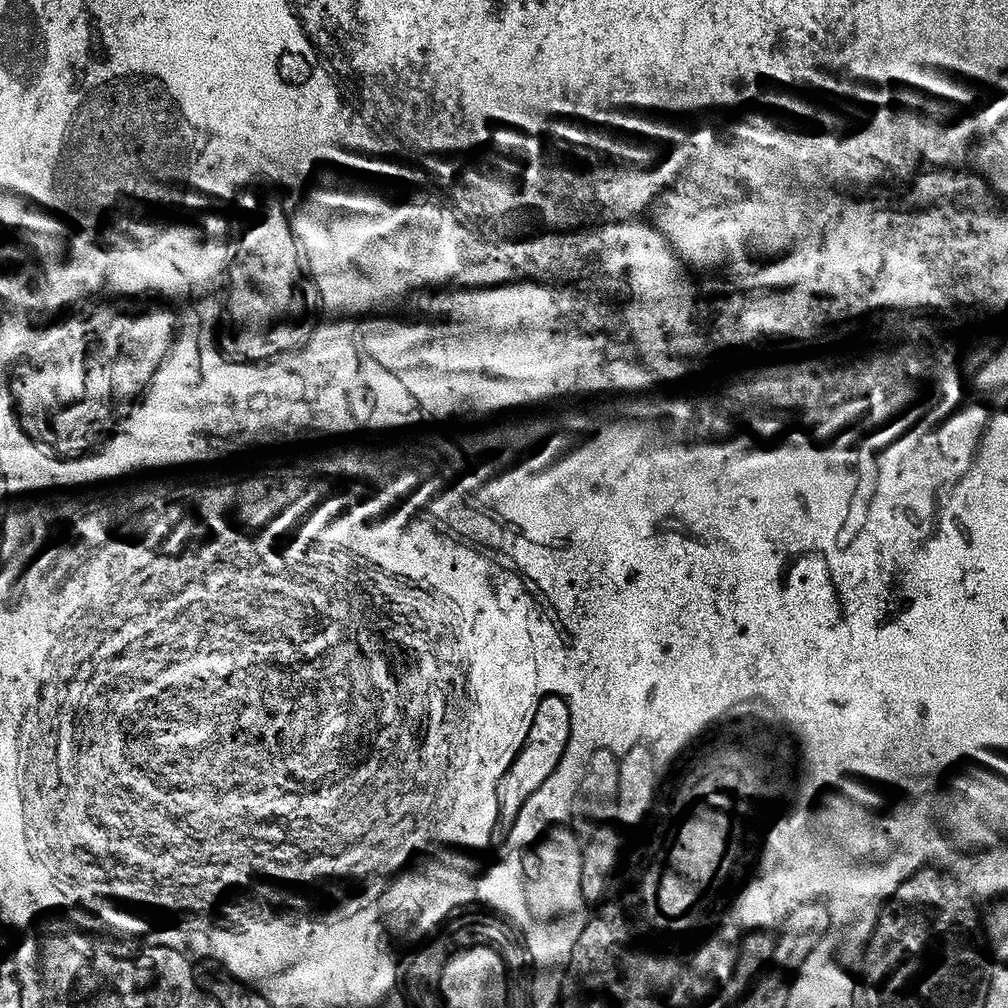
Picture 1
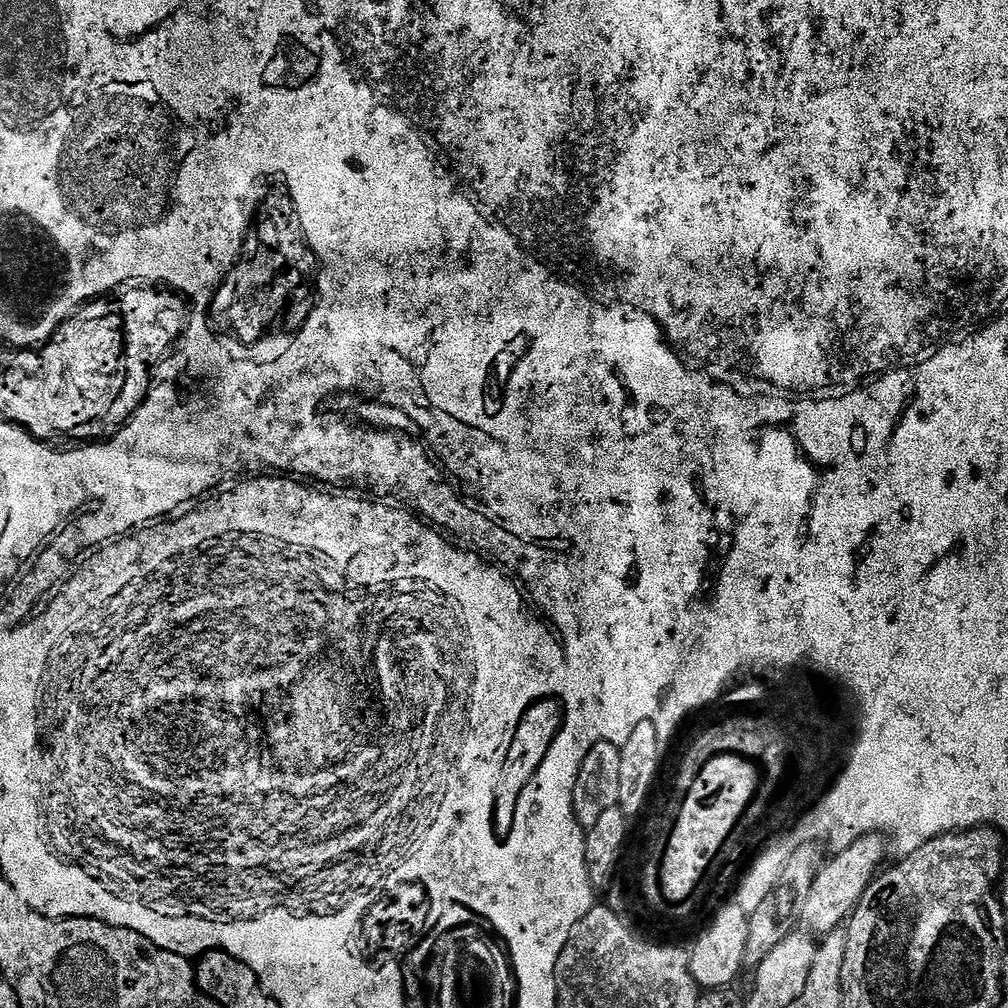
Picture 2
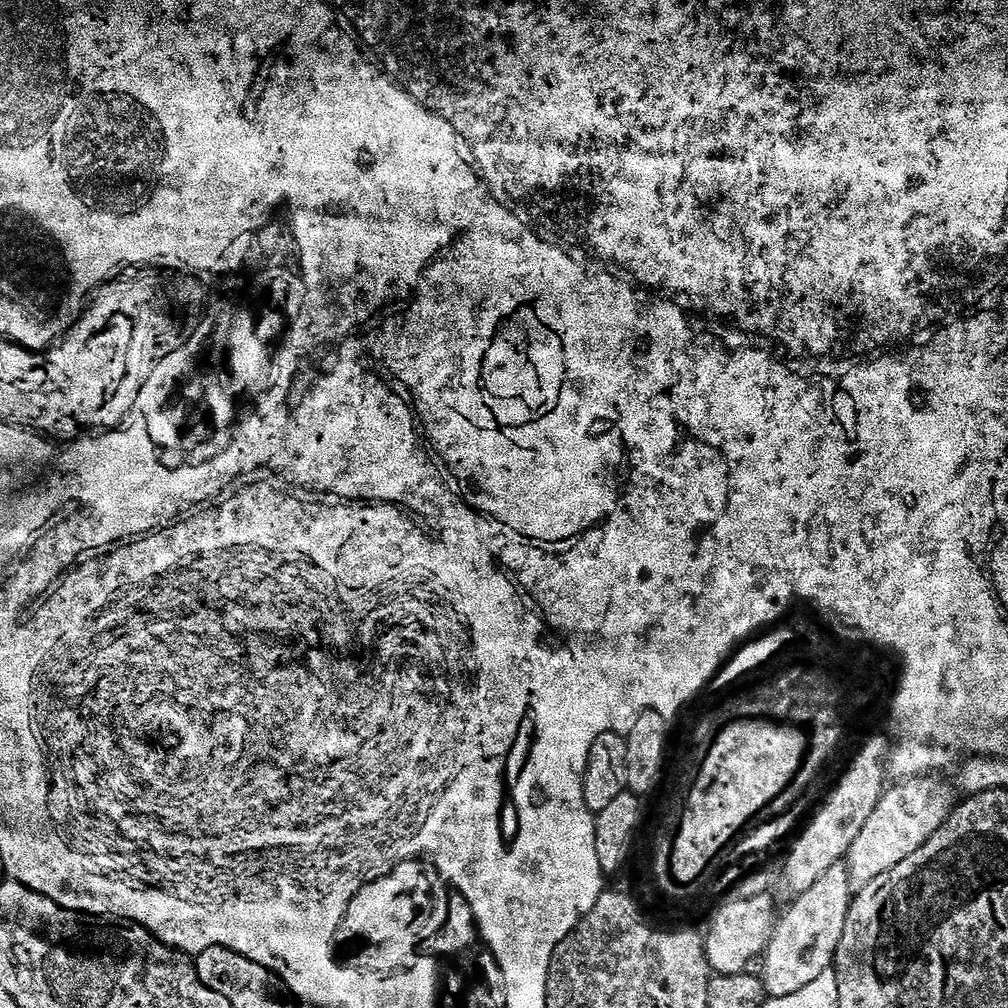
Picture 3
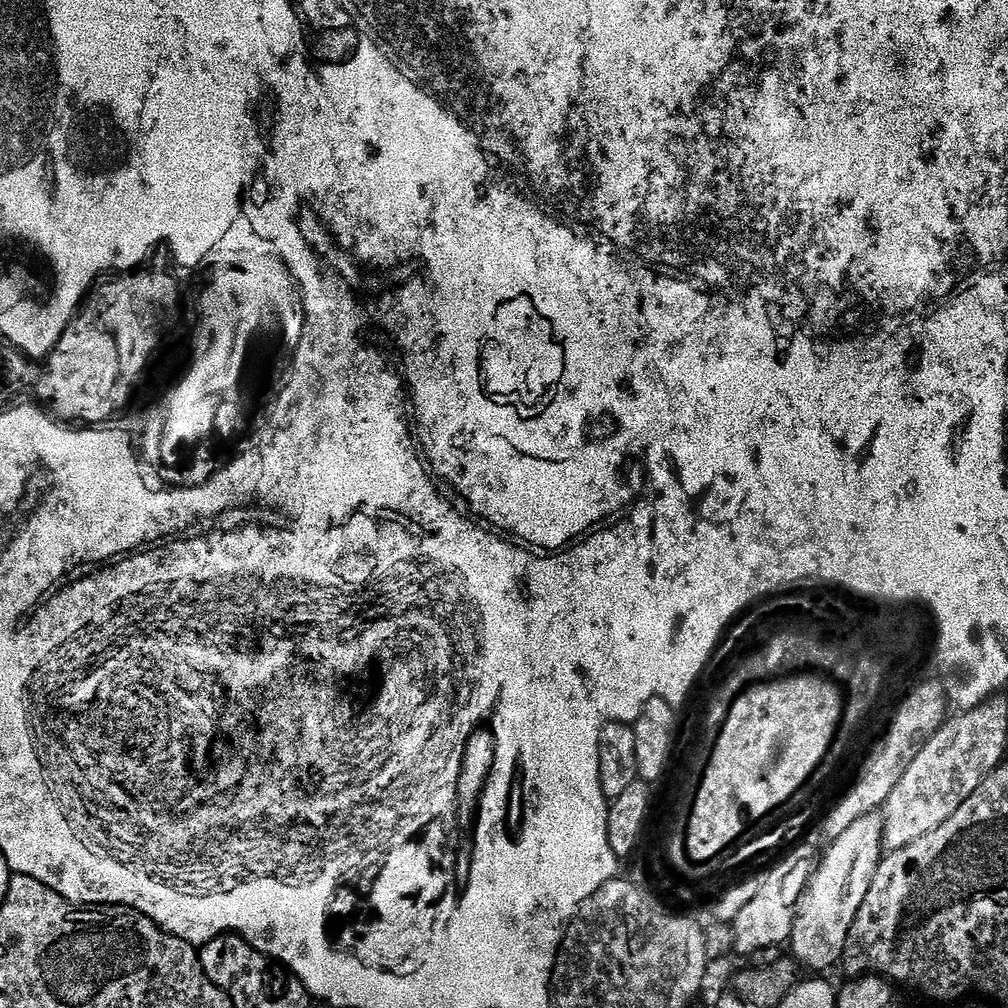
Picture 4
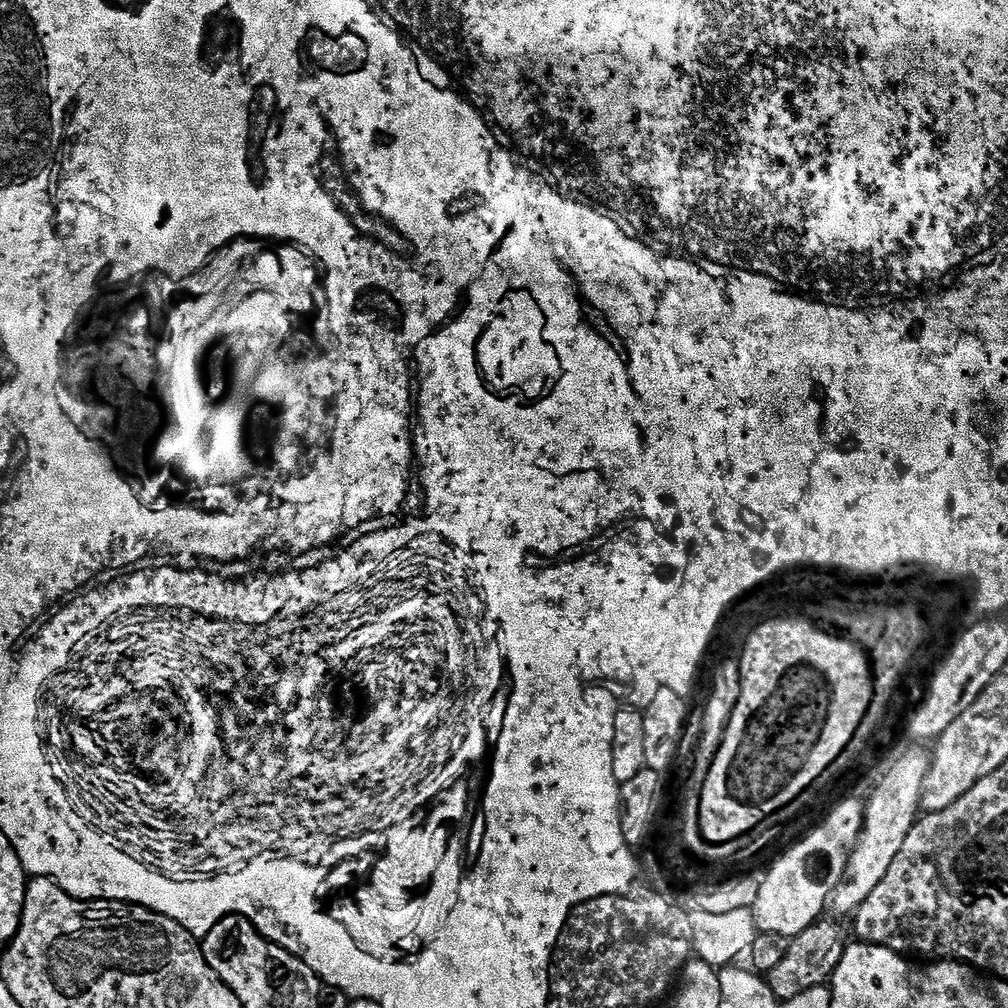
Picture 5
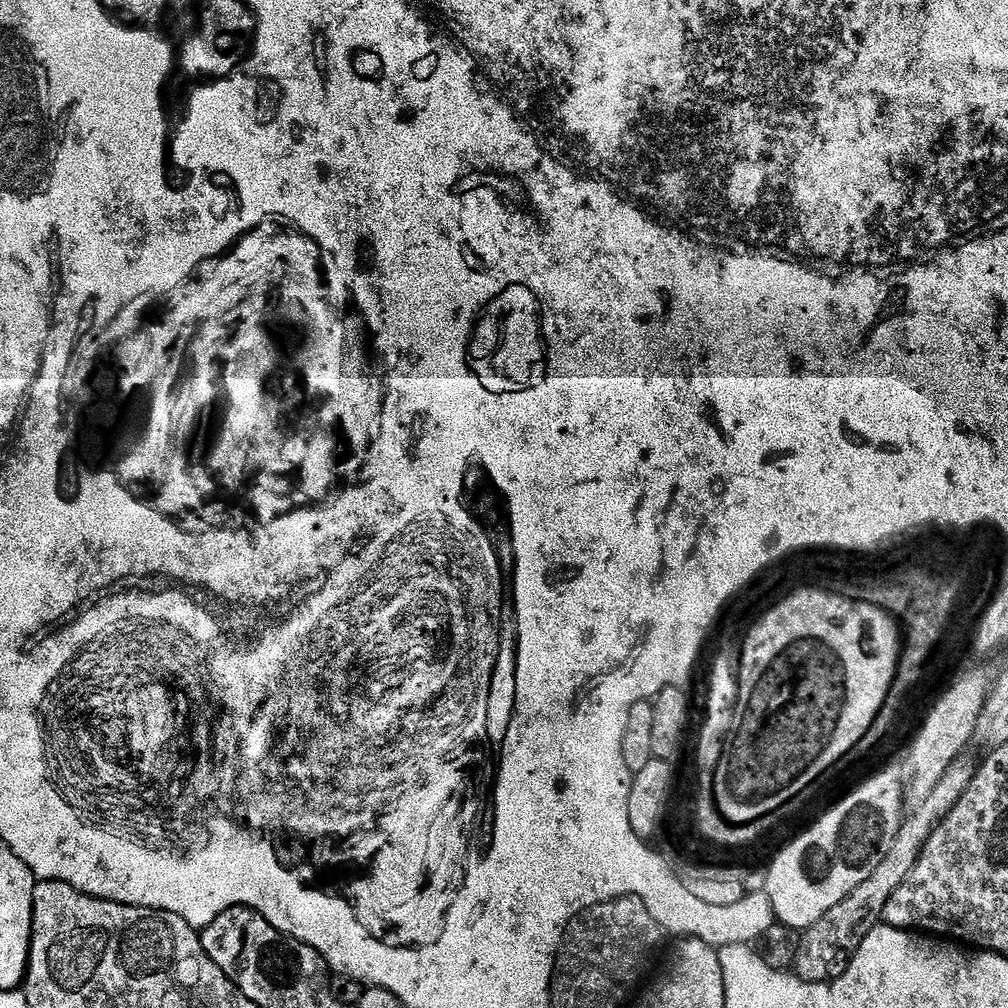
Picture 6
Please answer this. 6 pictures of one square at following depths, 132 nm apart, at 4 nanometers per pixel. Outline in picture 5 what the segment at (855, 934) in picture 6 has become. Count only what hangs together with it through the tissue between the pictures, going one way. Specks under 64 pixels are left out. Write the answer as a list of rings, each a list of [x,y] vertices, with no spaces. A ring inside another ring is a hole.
[[[821,918],[802,930],[802,934],[791,937],[786,956],[772,972],[767,973],[768,984],[780,1000],[798,998],[798,994],[806,990],[825,987],[838,970],[838,962],[842,962],[842,954],[848,949],[850,937],[847,930],[839,924],[839,919],[828,919]]]

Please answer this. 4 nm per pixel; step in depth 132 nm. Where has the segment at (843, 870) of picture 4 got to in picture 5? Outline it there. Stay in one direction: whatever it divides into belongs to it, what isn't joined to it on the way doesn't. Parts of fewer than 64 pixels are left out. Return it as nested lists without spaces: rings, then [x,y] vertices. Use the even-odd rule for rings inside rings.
[[[913,748],[906,750],[905,755],[893,759],[887,767],[887,774],[873,792],[866,806],[864,826],[859,842],[848,859],[845,879],[840,880],[835,888],[830,904],[835,915],[853,915],[862,902],[870,896],[872,890],[886,876],[890,863],[898,856],[899,850],[906,842],[906,836],[918,819],[921,794],[924,792],[926,774],[932,767],[929,749]]]

